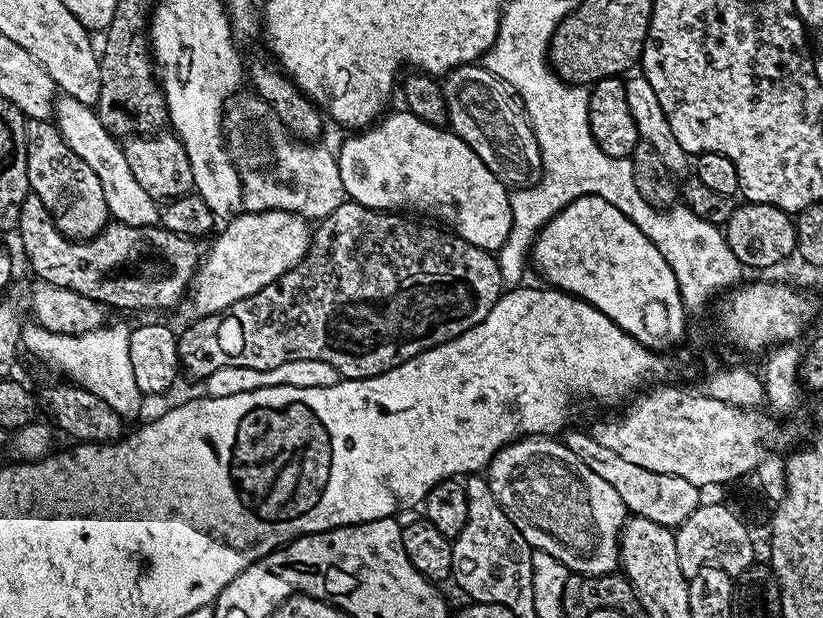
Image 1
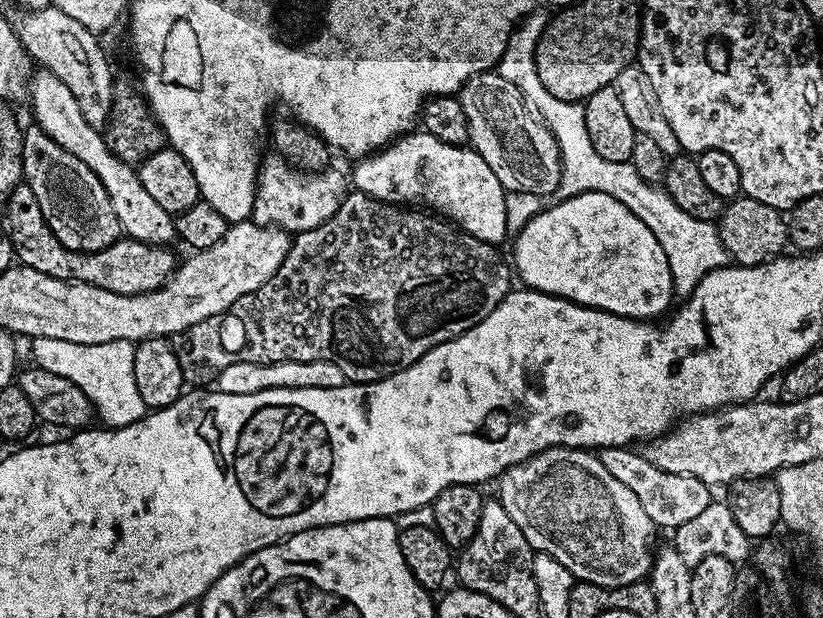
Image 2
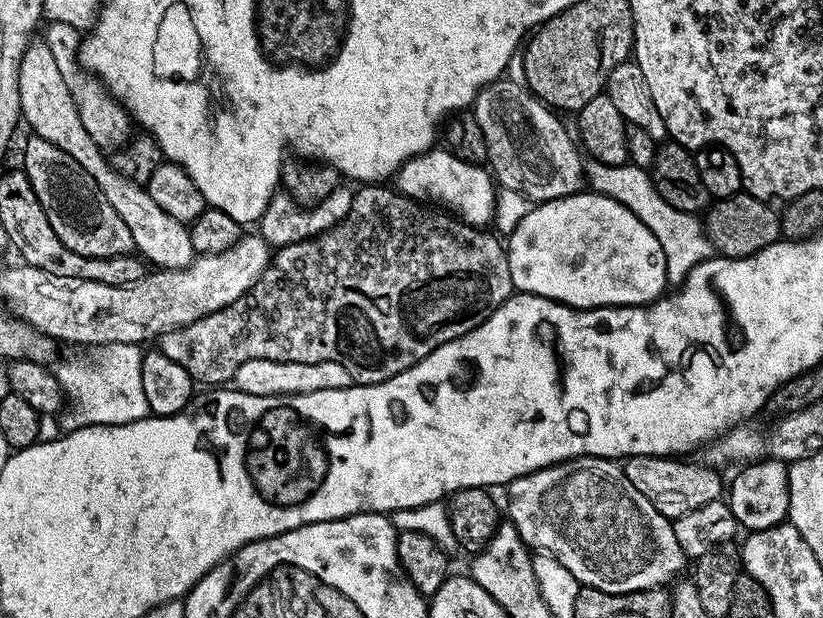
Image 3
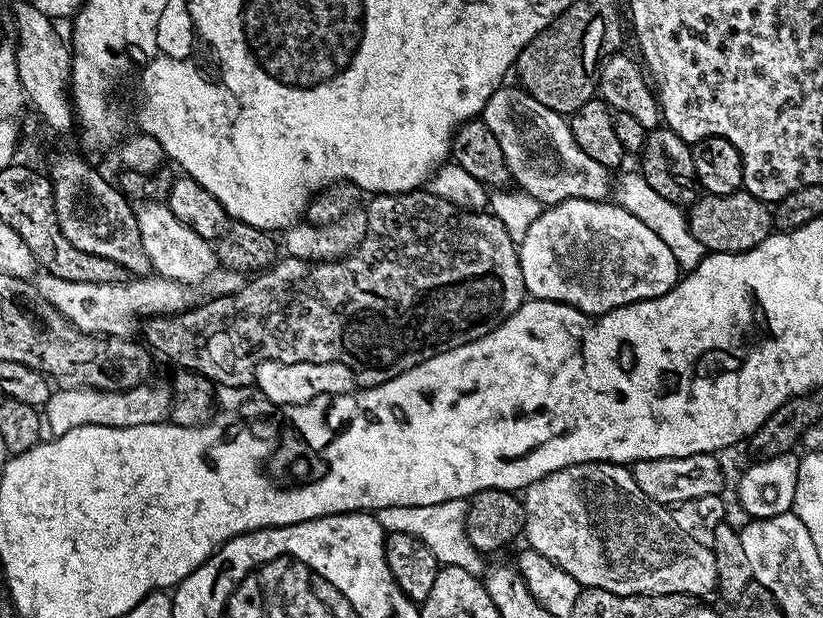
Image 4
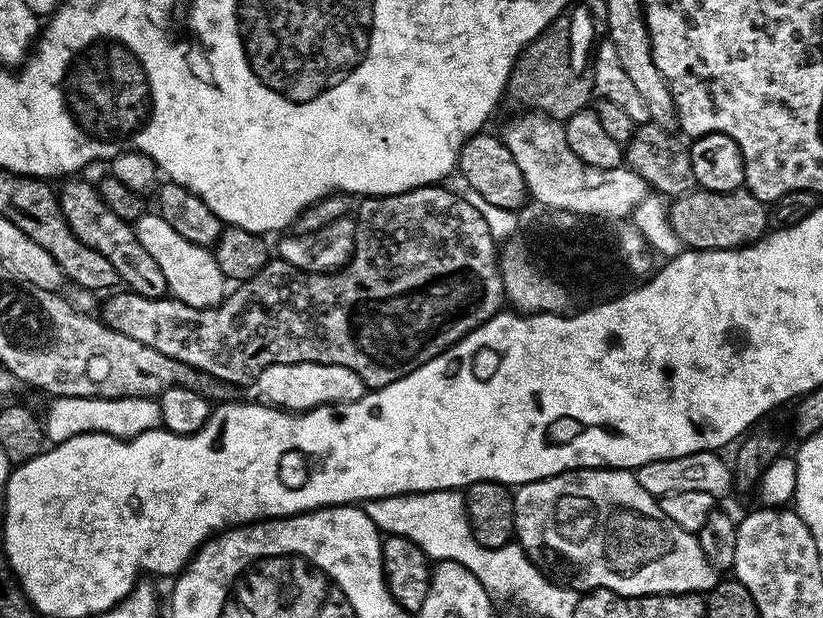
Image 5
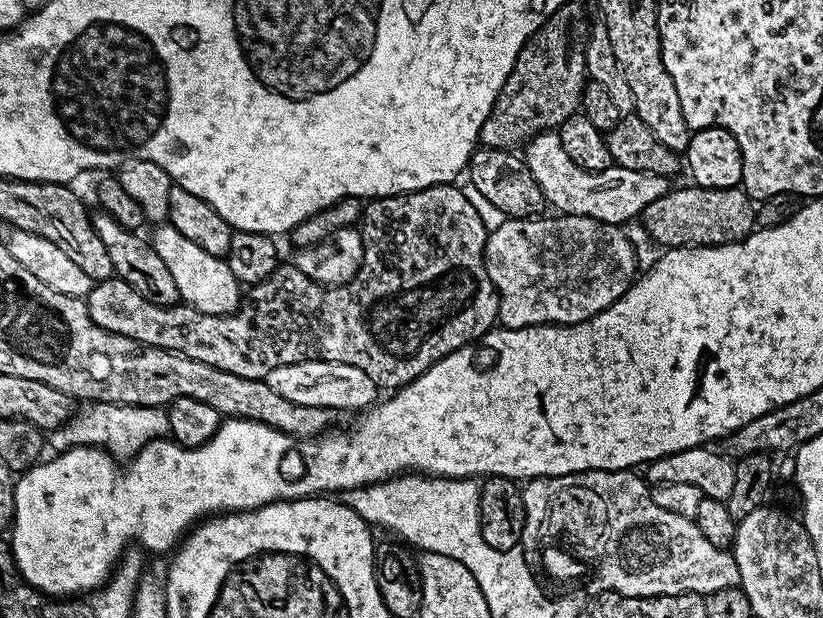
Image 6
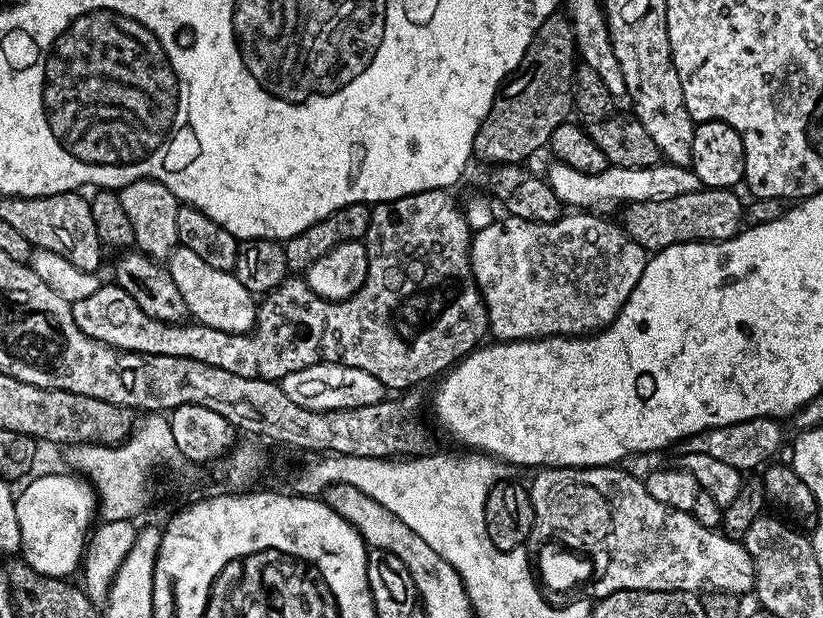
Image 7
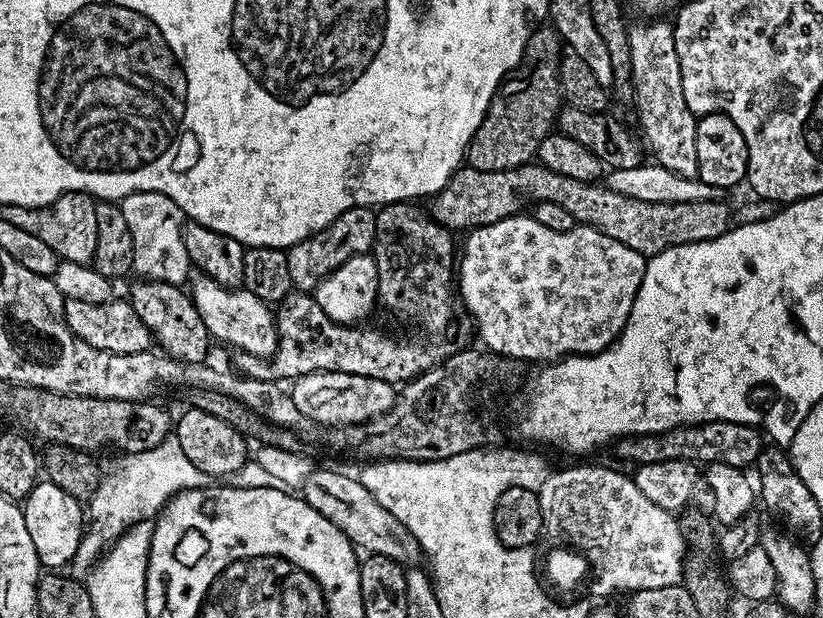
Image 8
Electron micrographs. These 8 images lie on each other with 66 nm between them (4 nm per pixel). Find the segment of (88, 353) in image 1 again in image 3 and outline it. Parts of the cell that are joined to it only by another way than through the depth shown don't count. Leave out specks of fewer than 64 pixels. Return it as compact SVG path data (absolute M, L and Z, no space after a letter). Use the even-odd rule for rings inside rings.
M110 344L97 352L97 356L80 356L77 360L61 359L55 365L55 376L73 404L72 412L63 413L65 429L83 428L86 424L129 424L150 414L142 390L141 345Z

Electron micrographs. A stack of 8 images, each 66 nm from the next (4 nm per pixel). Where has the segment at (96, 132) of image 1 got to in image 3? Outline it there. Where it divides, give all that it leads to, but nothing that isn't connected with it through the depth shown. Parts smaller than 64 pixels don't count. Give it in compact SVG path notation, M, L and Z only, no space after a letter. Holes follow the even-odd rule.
M44 38L33 39L24 51L18 74L18 90L21 94L23 123L28 123L32 127L31 131L46 142L54 142L58 150L66 150L66 154L70 154L70 158L74 158L74 162L78 162L78 166L82 166L82 170L86 170L90 178L98 182L98 187L106 194L106 198L110 198L110 206L118 210L118 218L122 218L122 222L130 226L136 252L149 265L156 264L152 266L160 270L187 268L198 255L192 245L191 231L182 222L170 218L170 214L166 214L166 210L162 210L162 206L158 206L158 202L150 198L147 187L140 185L139 188L135 179L113 167L102 148L90 138L90 134L82 126L75 100L66 88L62 73L58 70L54 55Z

